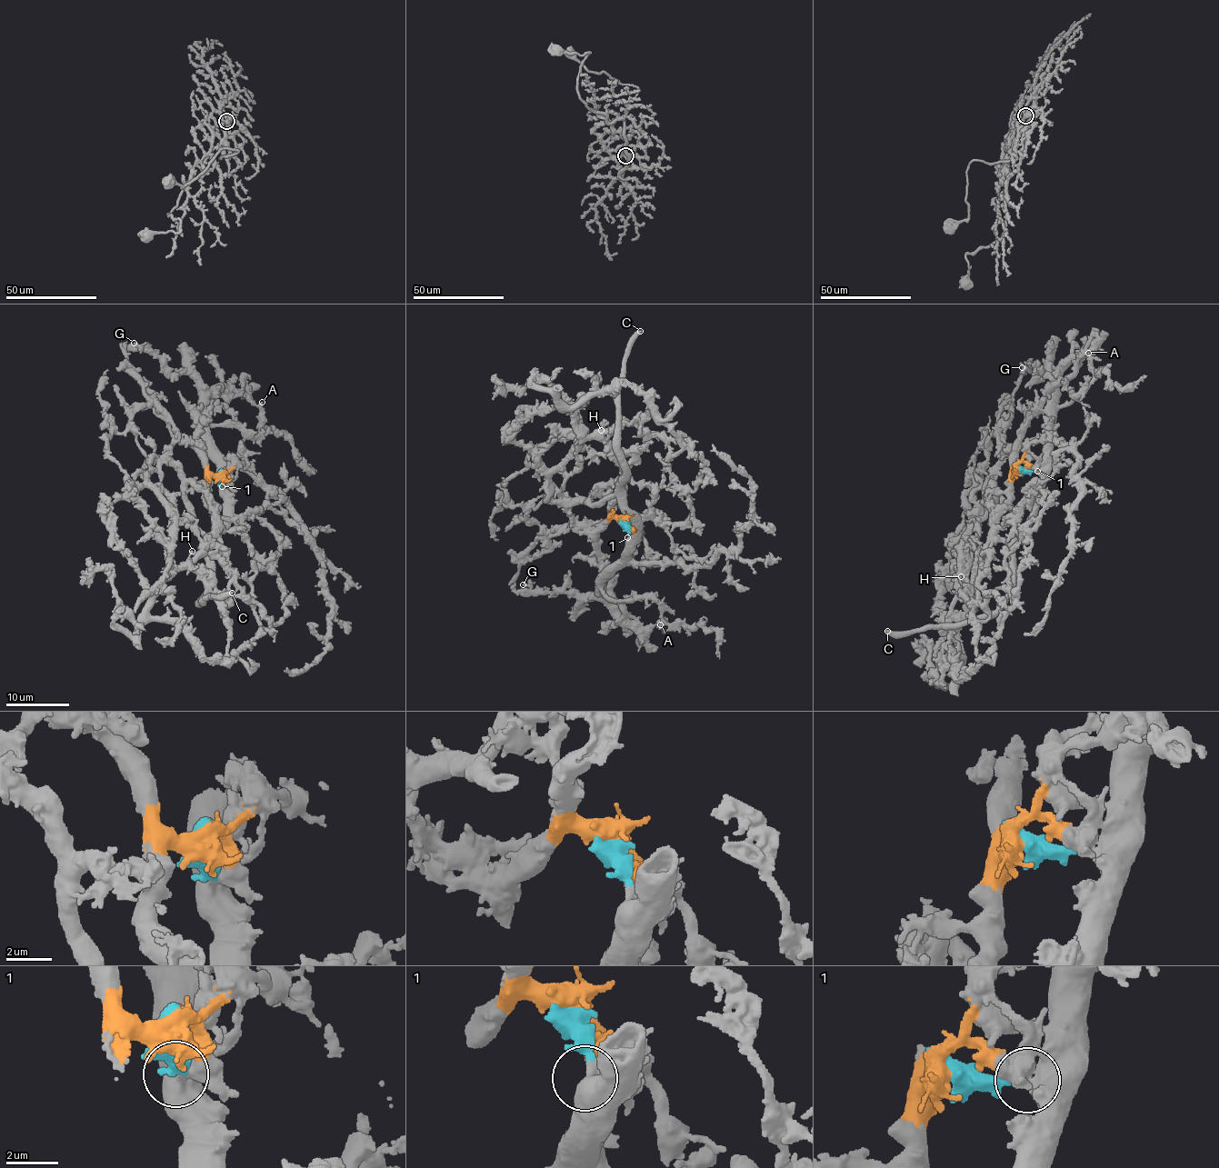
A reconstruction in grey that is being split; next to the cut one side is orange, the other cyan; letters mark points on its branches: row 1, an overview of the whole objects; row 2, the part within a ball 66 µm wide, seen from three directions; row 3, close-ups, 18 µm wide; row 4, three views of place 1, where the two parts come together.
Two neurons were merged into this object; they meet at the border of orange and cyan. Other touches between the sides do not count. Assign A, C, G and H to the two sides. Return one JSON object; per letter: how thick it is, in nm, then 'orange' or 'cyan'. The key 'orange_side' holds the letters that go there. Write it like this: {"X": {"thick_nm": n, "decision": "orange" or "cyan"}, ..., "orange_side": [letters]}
{"A": {"thick_nm": 340, "decision": "cyan"}, "C": {"thick_nm": 440, "decision": "cyan"}, "G": {"thick_nm": 280, "decision": "cyan"}, "H": {"thick_nm": 220, "decision": "orange"}, "orange_side": ["H"]}

